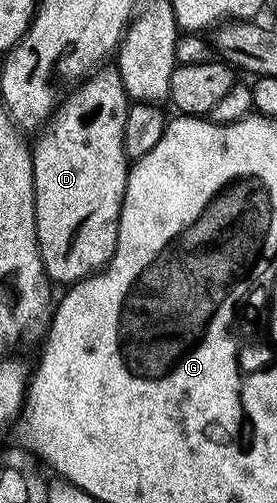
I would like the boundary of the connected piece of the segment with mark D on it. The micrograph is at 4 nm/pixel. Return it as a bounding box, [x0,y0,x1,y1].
[33,67,131,287]

